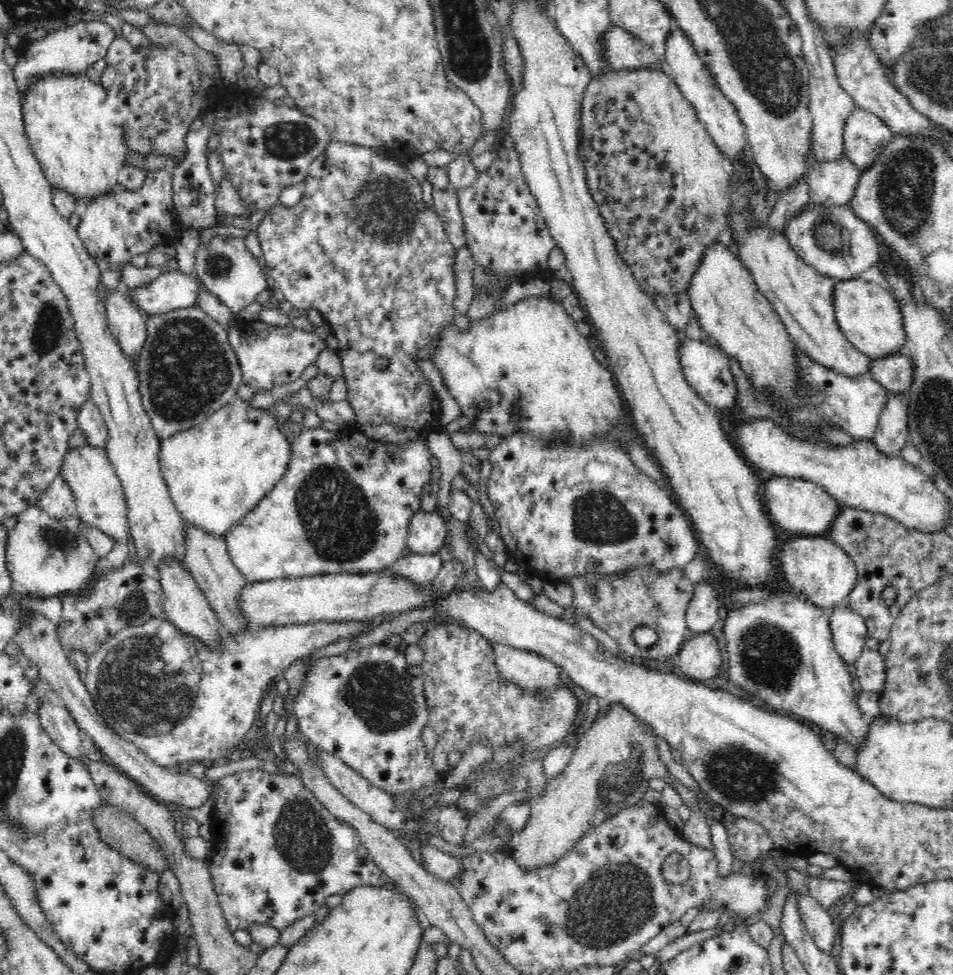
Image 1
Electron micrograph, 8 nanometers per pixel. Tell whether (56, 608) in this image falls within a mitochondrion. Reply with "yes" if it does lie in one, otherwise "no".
no

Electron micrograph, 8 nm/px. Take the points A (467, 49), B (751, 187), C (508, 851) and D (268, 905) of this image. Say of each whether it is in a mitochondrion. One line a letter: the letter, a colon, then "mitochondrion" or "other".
A: mitochondrion
B: other
C: other
D: other

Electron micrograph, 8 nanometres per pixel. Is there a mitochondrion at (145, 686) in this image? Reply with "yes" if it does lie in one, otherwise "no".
yes

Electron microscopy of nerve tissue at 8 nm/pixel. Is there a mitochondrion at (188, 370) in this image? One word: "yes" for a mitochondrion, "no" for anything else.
yes

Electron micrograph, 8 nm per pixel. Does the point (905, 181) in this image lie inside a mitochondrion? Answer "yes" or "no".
yes

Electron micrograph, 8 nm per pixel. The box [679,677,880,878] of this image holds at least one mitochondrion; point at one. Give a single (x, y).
(740, 775)

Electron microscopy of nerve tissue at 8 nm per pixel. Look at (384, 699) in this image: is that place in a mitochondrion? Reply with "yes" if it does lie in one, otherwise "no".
yes

